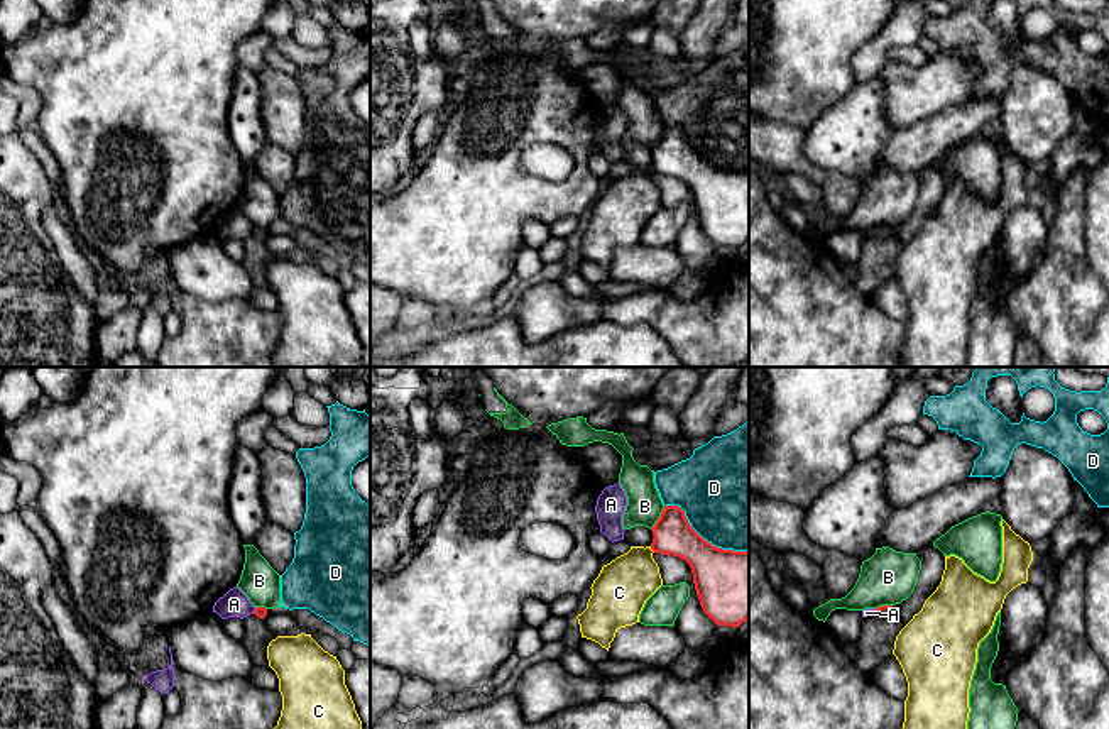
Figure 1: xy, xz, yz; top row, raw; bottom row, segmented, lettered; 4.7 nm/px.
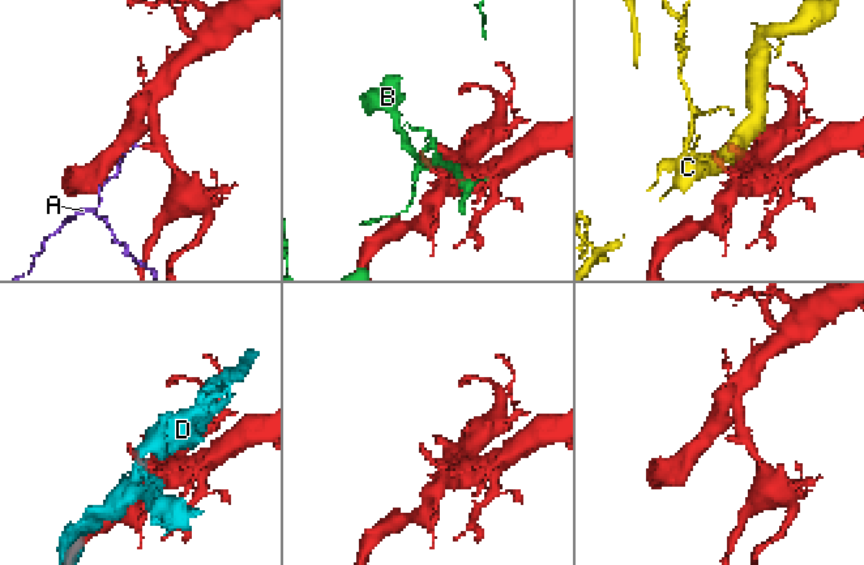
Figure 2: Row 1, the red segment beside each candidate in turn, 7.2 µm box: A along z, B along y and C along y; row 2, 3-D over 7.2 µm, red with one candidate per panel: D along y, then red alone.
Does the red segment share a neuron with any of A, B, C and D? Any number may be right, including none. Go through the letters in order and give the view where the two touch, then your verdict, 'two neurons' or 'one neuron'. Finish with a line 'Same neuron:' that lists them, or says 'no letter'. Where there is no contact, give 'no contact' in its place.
A: contact in xy; two neurons
B: contact in xz; two neurons
C: contact in xz; two neurons
D: contact in xz; two neurons
Same neuron: no letter

